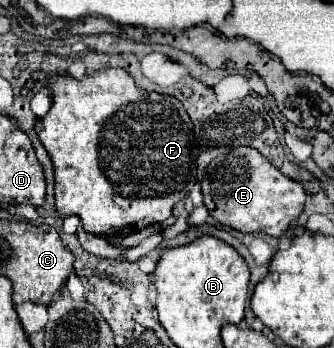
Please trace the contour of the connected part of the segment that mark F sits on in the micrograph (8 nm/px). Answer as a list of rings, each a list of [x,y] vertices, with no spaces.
[[[101,68],[97,72],[93,72],[91,76],[83,76],[81,80],[75,80],[67,74],[51,74],[49,76],[49,90],[51,90],[51,108],[47,112],[47,116],[39,118],[35,122],[35,132],[43,144],[43,148],[47,150],[51,162],[53,162],[53,170],[55,170],[55,208],[61,216],[79,216],[81,224],[85,228],[85,232],[89,234],[99,234],[99,236],[117,236],[117,234],[131,234],[137,230],[143,230],[145,226],[151,224],[159,224],[165,222],[171,216],[173,206],[187,198],[189,190],[193,188],[195,180],[195,170],[197,170],[197,146],[193,140],[193,124],[183,108],[183,104],[173,98],[173,96],[163,96],[163,94],[147,94],[141,88],[135,86],[133,78],[127,74],[127,70],[123,68]]]

